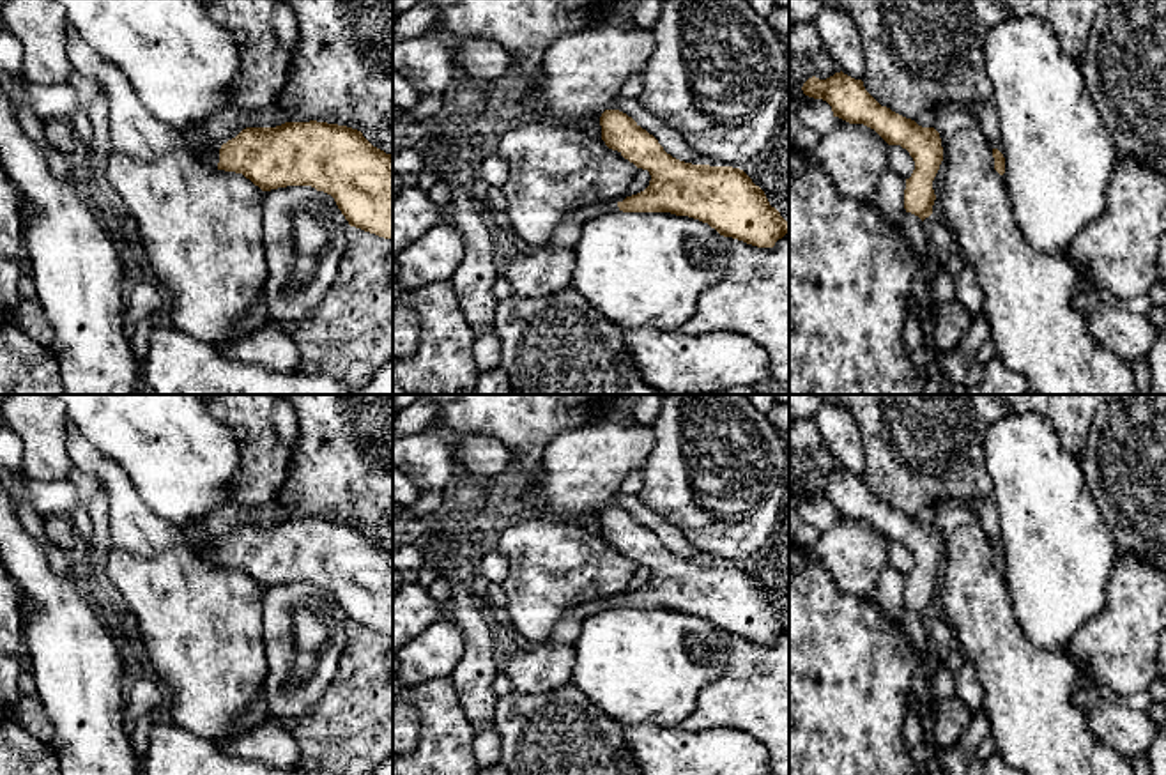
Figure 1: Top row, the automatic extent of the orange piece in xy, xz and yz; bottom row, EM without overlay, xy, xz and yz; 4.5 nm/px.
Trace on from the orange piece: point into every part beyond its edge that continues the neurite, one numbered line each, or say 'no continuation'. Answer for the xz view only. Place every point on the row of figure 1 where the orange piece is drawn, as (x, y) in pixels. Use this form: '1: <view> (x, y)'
1: xz (567, 234)

